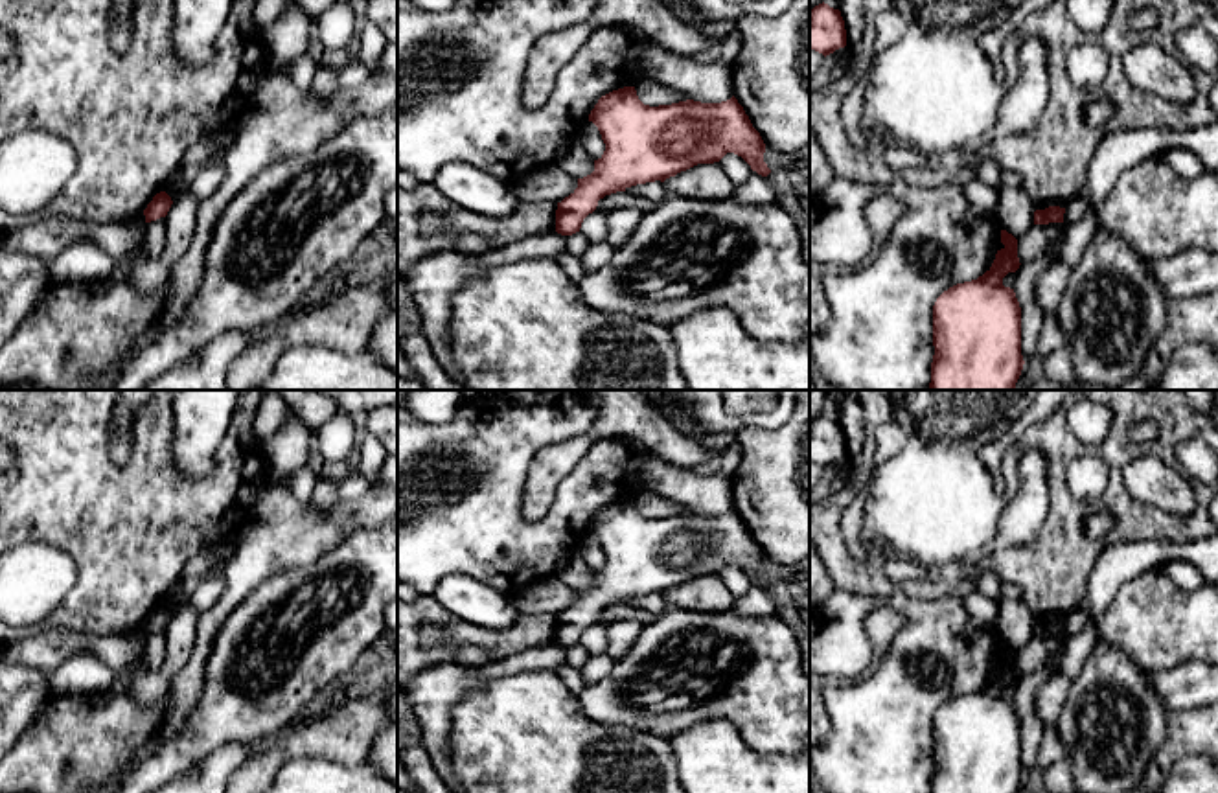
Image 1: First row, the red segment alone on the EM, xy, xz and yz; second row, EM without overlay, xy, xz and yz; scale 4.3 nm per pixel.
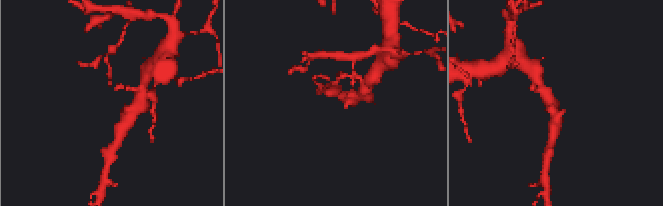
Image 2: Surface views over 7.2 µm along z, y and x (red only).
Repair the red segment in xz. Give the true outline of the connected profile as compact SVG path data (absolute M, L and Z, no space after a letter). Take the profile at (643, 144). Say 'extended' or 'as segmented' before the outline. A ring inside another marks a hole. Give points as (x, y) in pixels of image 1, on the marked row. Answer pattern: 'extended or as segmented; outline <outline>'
as segmented; outline M624 86L598 99L589 121L598 127L605 151L594 160L594 171L578 178L578 188L557 202L556 232L561 236L580 232L583 219L605 195L626 191L637 184L664 182L697 164L719 162L727 153L741 156L762 177L771 173L764 162L765 144L734 96L721 103L686 99L649 107L638 99L635 86Z

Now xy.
as segmented; outline M160 191L153 197L153 201L144 210L145 223L156 221L160 217L166 217L173 201L166 191Z

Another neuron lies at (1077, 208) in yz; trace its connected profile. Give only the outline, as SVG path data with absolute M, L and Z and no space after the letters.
M1078 195L1065 206L1063 223L1069 226L1076 224L1091 208L1091 201Z

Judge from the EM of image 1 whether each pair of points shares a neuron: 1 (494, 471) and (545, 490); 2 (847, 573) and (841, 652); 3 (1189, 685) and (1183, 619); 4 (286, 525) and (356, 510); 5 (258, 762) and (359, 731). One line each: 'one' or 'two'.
1: two
2: two
3: two
4: one
5: one

